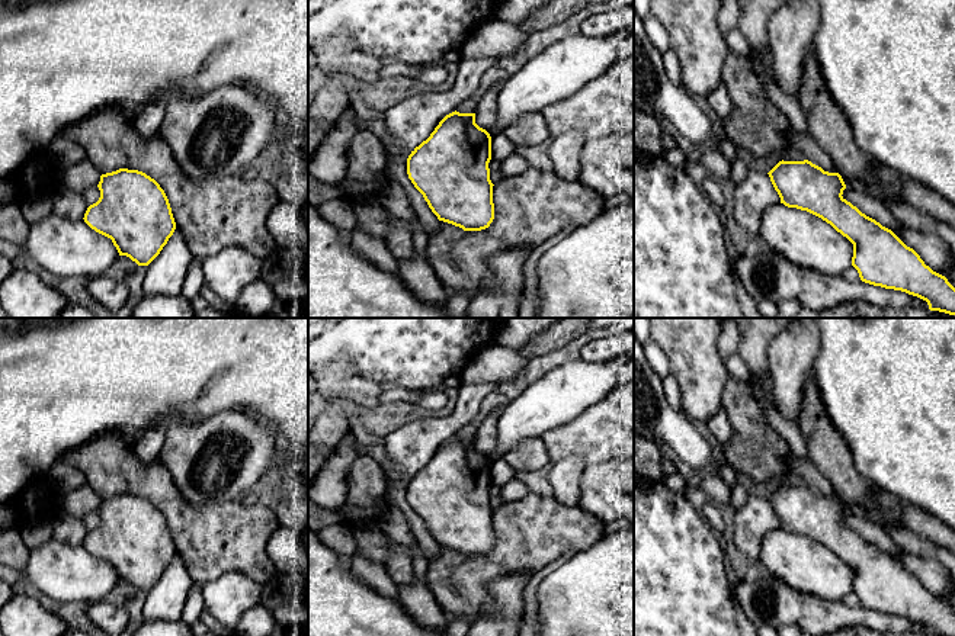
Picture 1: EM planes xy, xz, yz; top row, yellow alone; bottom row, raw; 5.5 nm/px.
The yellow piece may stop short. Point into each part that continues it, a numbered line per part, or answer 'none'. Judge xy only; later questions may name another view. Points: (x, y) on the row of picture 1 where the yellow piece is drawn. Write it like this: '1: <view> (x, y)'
1: xy (90, 195)

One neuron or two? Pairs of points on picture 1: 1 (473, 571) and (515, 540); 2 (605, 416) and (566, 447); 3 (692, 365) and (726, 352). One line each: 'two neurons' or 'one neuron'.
1: one neuron
2: one neuron
3: two neurons

